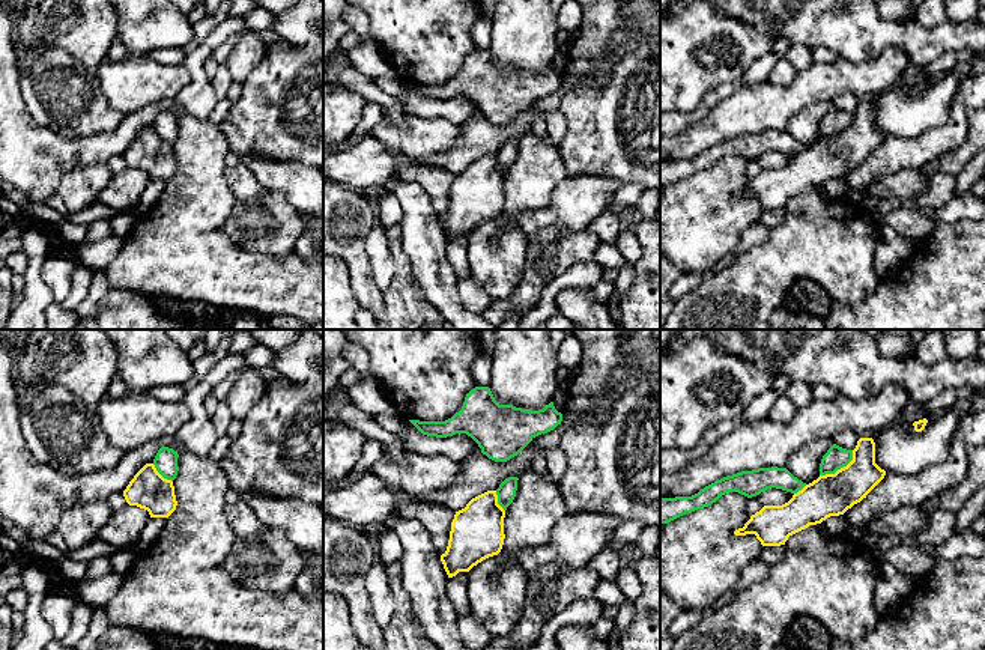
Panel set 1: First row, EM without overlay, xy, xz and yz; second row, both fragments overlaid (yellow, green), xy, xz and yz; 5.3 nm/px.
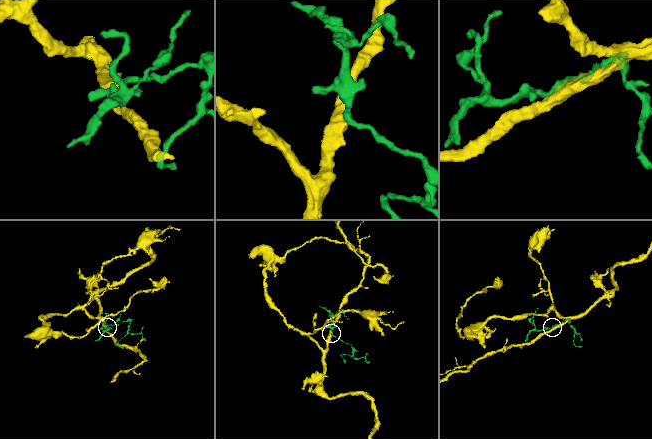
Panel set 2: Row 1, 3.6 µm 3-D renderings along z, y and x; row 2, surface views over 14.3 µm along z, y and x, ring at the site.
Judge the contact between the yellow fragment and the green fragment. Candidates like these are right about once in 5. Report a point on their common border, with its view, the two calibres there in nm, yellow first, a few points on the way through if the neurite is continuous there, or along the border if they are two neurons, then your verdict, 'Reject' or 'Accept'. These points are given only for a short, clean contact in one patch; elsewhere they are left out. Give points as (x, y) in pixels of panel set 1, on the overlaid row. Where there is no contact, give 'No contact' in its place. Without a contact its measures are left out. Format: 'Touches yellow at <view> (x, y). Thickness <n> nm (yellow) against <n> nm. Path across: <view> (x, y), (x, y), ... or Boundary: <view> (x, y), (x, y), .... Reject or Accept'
Touches yellow at yz (841, 468). Thickness 220 nm (yellow) against 120 nm. Boundary: yz (853, 450), (853, 458), (845, 465), (833, 473), (820, 476). Reject

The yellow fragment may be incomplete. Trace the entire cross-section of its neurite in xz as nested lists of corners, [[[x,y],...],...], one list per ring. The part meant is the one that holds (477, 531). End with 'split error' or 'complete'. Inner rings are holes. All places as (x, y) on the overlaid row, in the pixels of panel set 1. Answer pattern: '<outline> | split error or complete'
[[[496,491],[472,498],[456,512],[450,540],[441,561],[448,578],[469,572],[483,560],[498,555],[504,545],[505,510],[498,504]]] | complete

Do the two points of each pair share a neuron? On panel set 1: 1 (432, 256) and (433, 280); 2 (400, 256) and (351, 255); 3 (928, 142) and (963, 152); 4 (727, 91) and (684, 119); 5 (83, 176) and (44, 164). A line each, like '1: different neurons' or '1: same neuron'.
1: same neuron
2: different neurons
3: different neurons
4: same neuron
5: different neurons

